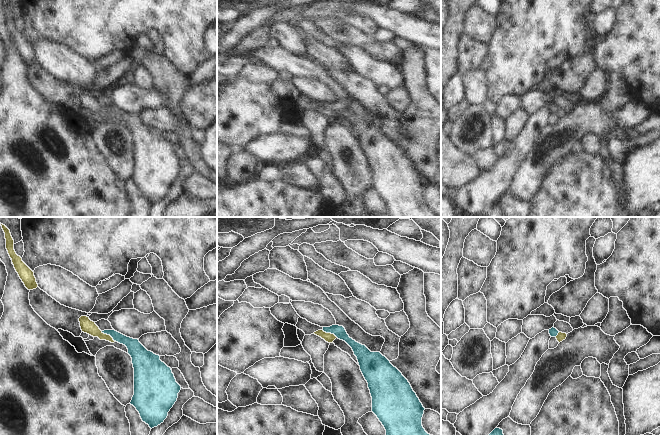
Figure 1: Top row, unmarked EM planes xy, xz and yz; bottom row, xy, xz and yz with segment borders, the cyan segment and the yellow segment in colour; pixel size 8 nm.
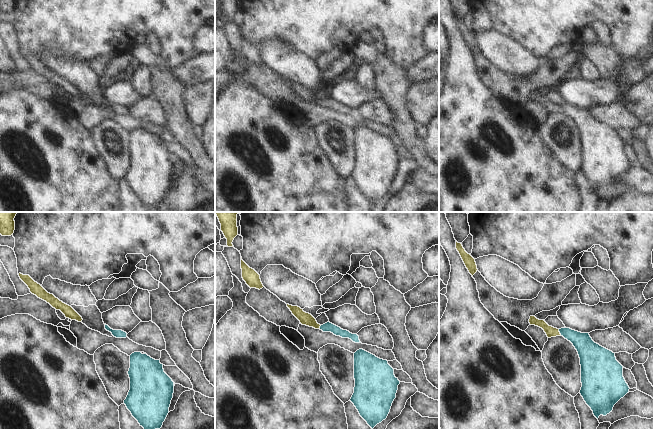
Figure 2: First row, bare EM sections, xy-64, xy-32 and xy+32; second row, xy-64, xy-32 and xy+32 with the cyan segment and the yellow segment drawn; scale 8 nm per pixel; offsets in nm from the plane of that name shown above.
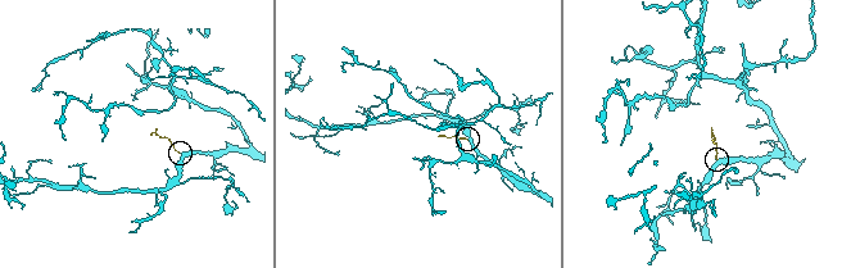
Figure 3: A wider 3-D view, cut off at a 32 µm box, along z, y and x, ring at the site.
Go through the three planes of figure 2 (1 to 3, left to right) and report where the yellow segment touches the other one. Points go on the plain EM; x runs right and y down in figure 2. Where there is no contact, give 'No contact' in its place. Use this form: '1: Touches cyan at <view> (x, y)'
1: No contact
2: Touches cyan at xy-32 (320, 103)
3: Touches cyan at xy+32 (559, 107)

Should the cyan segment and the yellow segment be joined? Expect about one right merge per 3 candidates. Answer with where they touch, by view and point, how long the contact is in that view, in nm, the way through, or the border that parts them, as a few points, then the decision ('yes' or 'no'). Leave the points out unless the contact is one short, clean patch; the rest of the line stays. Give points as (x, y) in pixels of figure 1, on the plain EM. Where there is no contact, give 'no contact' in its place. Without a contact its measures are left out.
meets cyan in xy at (109, 110); contact 150 nm long; runs through xy (135, 125), (127, 117), (109, 110), (99, 110), (87, 102); yes

